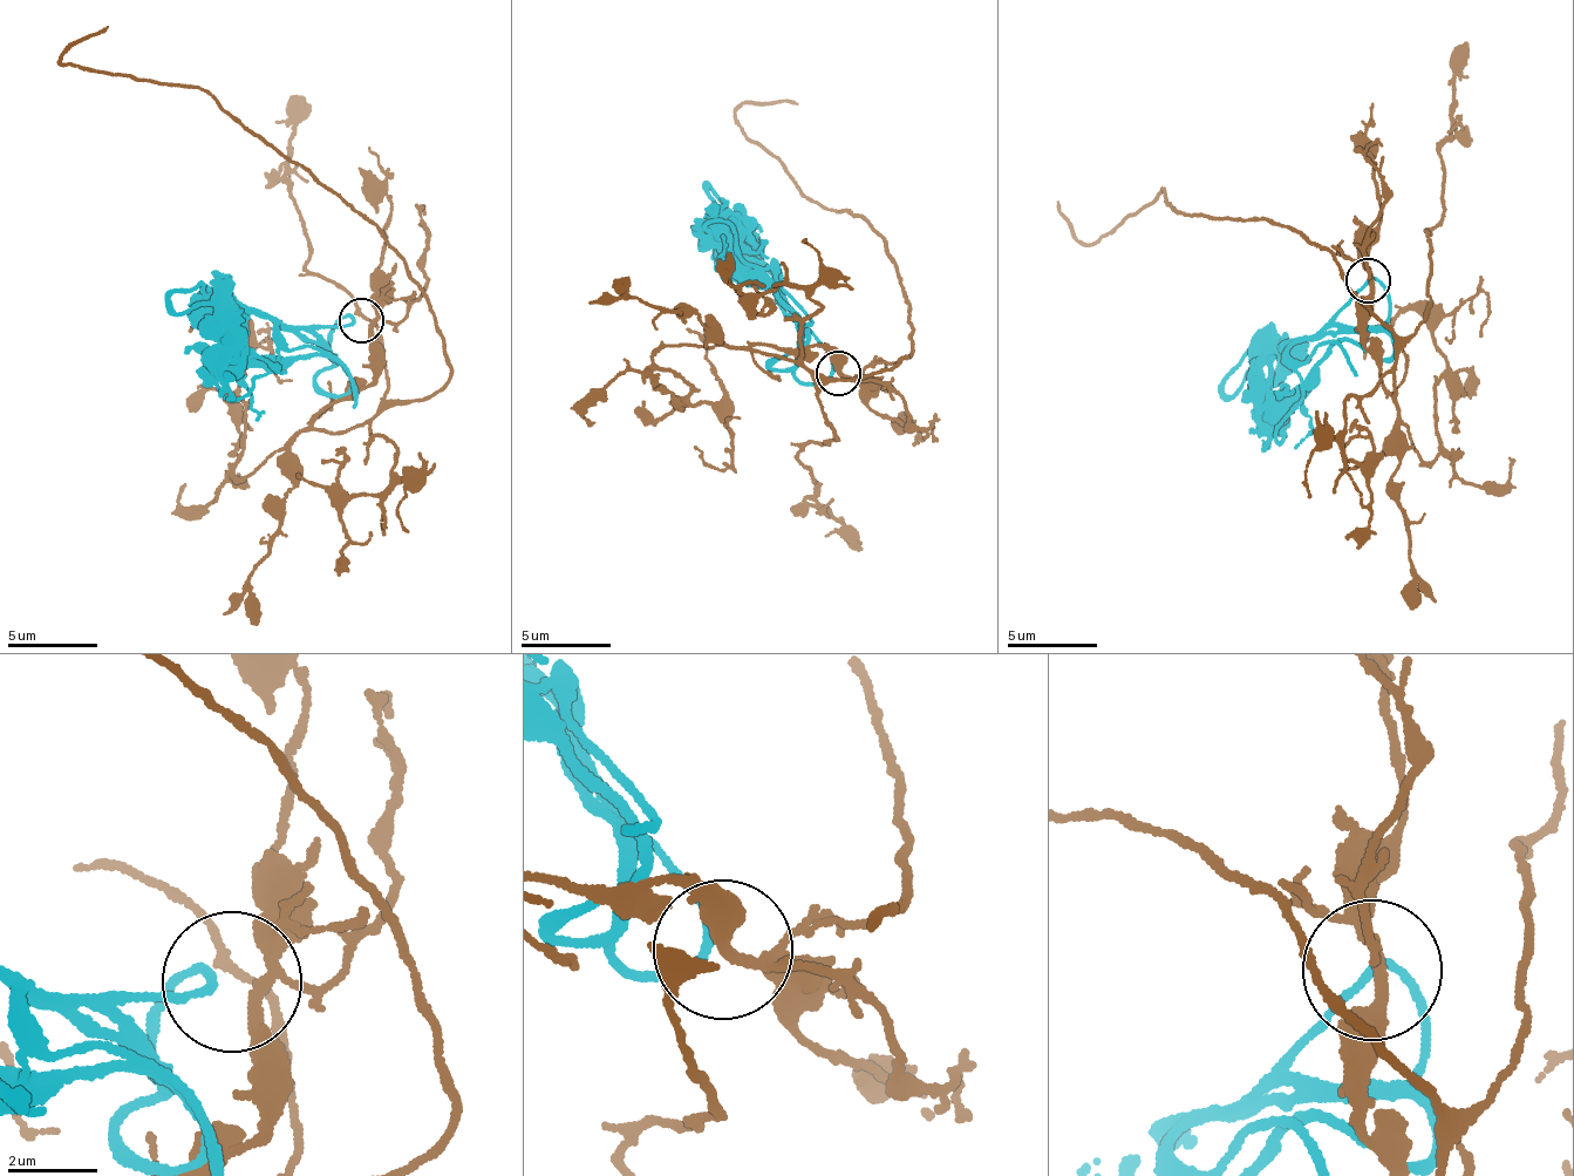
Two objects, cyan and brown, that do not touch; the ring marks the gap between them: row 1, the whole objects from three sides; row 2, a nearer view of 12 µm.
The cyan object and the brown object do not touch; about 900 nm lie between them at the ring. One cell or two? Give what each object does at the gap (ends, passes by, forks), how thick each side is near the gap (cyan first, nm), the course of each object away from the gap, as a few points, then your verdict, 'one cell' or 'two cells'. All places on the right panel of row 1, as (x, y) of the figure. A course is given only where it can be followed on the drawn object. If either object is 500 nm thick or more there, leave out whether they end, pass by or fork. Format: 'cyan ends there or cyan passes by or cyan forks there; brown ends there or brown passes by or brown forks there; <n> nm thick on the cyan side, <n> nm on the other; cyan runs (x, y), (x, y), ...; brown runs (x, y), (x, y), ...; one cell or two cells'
cyan passes by; brown forks there; 170 nm thick on the cyan side, 220 nm on the other; cyan runs (1368, 284), (1344, 301), (1312, 338), (1287, 349), (1287, 366), (1302, 380), (1300, 400), (1313, 430), (1295, 449); brown runs (1371, 278), (1365, 339), (1391, 396), (1401, 344), (1323, 247), (1159, 190), (1094, 242), (1056, 198); two cells

